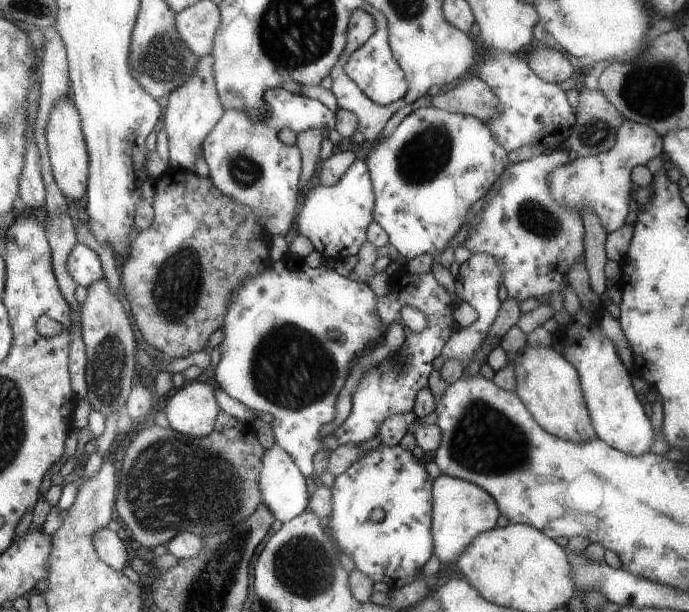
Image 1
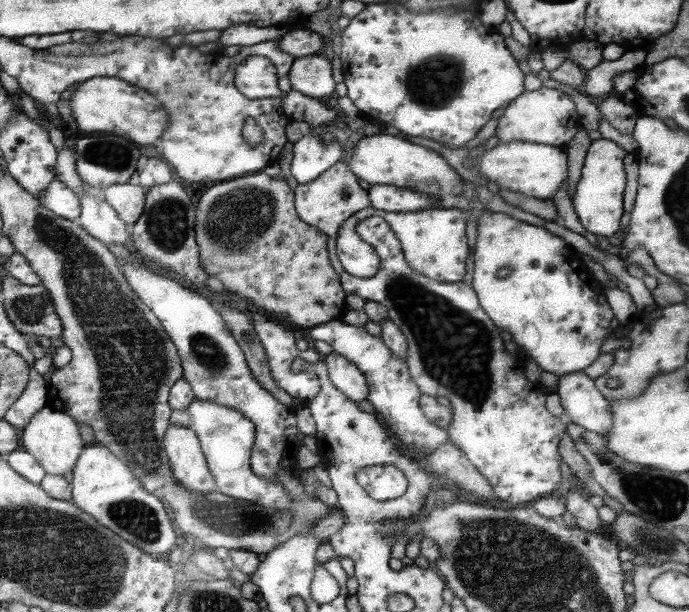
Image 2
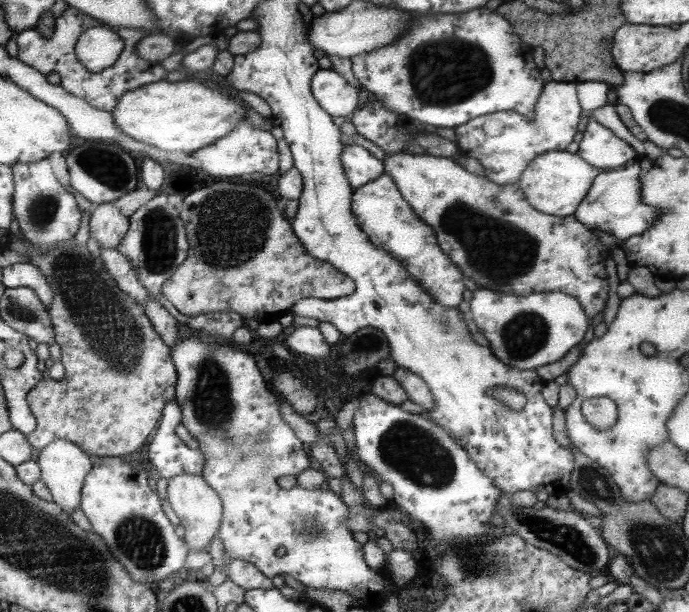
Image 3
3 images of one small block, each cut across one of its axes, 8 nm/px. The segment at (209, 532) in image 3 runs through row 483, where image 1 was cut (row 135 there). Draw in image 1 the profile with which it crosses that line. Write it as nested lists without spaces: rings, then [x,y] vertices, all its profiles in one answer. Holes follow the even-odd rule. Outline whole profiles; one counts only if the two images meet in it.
[[[213,54],[203,56],[197,64],[195,74],[177,90],[169,94],[167,102],[167,114],[163,118],[163,128],[167,130],[169,136],[169,152],[171,152],[171,166],[175,170],[187,170],[193,172],[195,168],[195,158],[203,150],[205,138],[213,132],[213,128],[225,118],[227,110],[221,102],[219,88],[217,88],[217,78],[215,78],[215,58]]]

